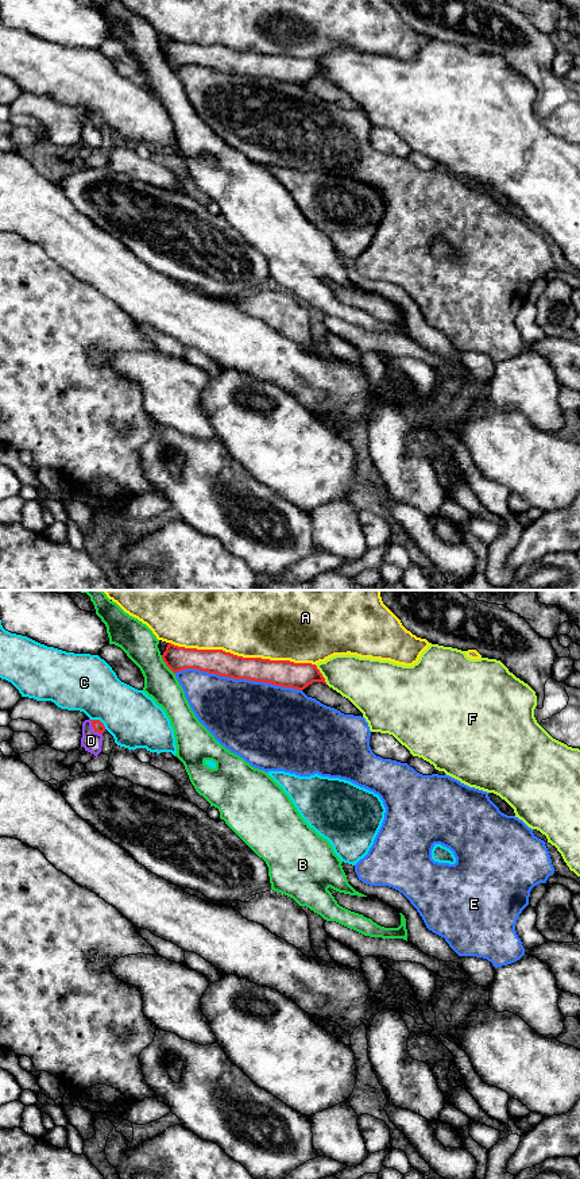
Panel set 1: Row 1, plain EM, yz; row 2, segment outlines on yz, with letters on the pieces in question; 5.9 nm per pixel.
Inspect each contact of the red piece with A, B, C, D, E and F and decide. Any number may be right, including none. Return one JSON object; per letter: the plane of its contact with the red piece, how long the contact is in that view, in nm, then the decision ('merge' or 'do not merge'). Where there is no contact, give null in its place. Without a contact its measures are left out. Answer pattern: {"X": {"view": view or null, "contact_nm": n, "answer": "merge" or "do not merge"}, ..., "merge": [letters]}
{"A": {"view": "yz", "contact_nm": 900, "answer": "do not merge"}, "B": {"view": "yz", "contact_nm": 150, "answer": "do not merge"}, "C": {"view": "yz", "contact_nm": 110, "answer": "do not merge"}, "D": {"view": "yz", "contact_nm": 120, "answer": "do not merge"}, "E": {"view": "yz", "contact_nm": 750, "answer": "do not merge"}, "F": {"view": "yz", "contact_nm": 140, "answer": "do not merge"}, "merge": []}

